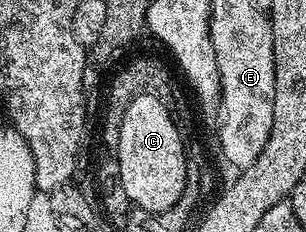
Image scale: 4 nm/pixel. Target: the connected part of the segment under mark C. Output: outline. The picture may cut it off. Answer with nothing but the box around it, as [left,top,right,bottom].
[117,94,185,215]

